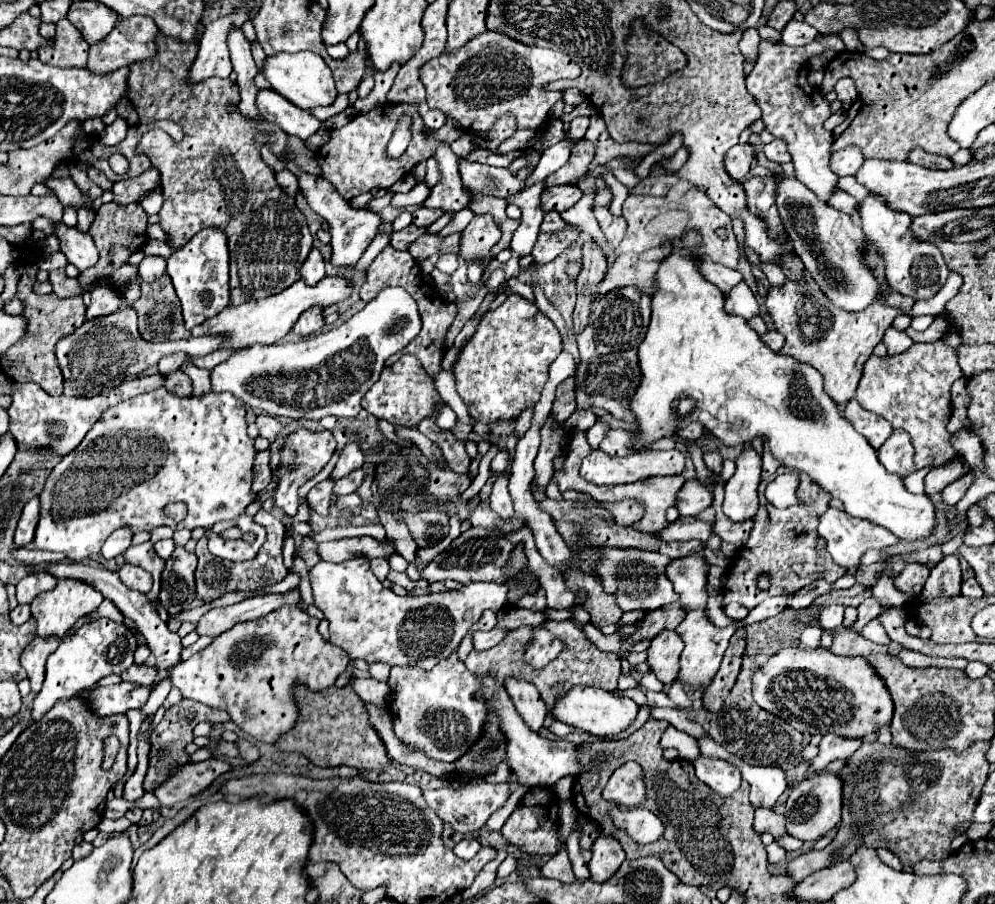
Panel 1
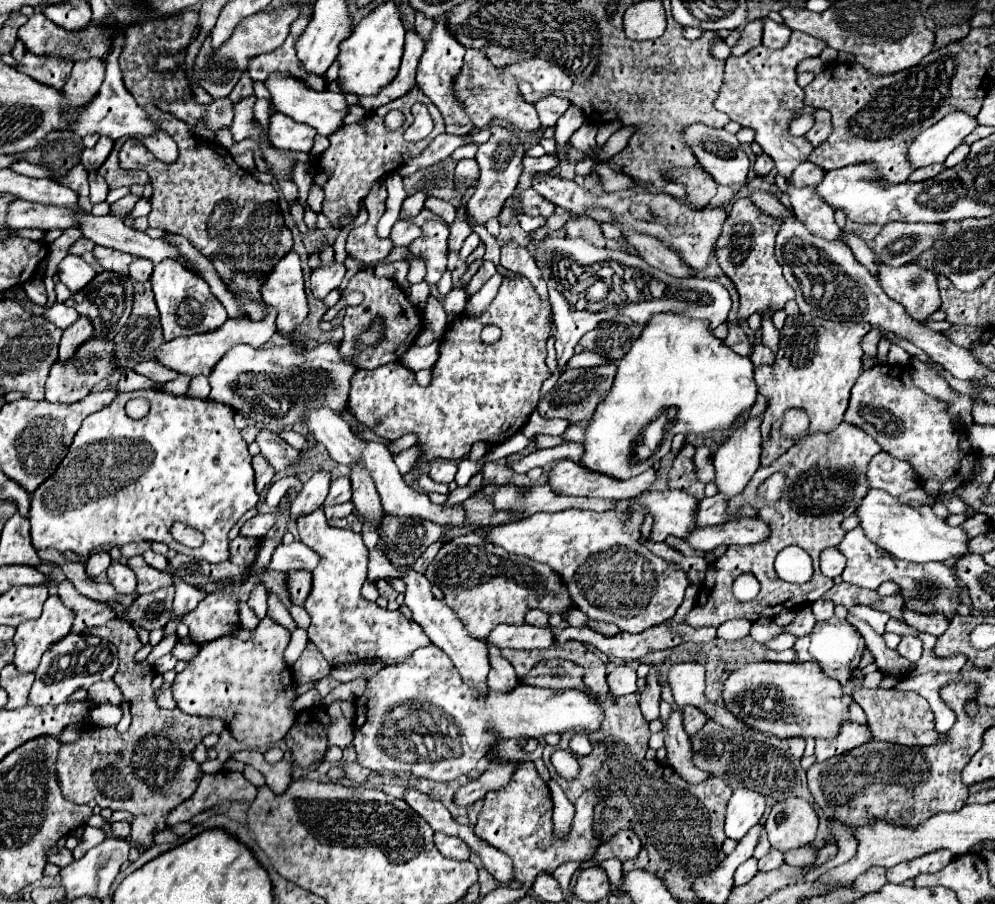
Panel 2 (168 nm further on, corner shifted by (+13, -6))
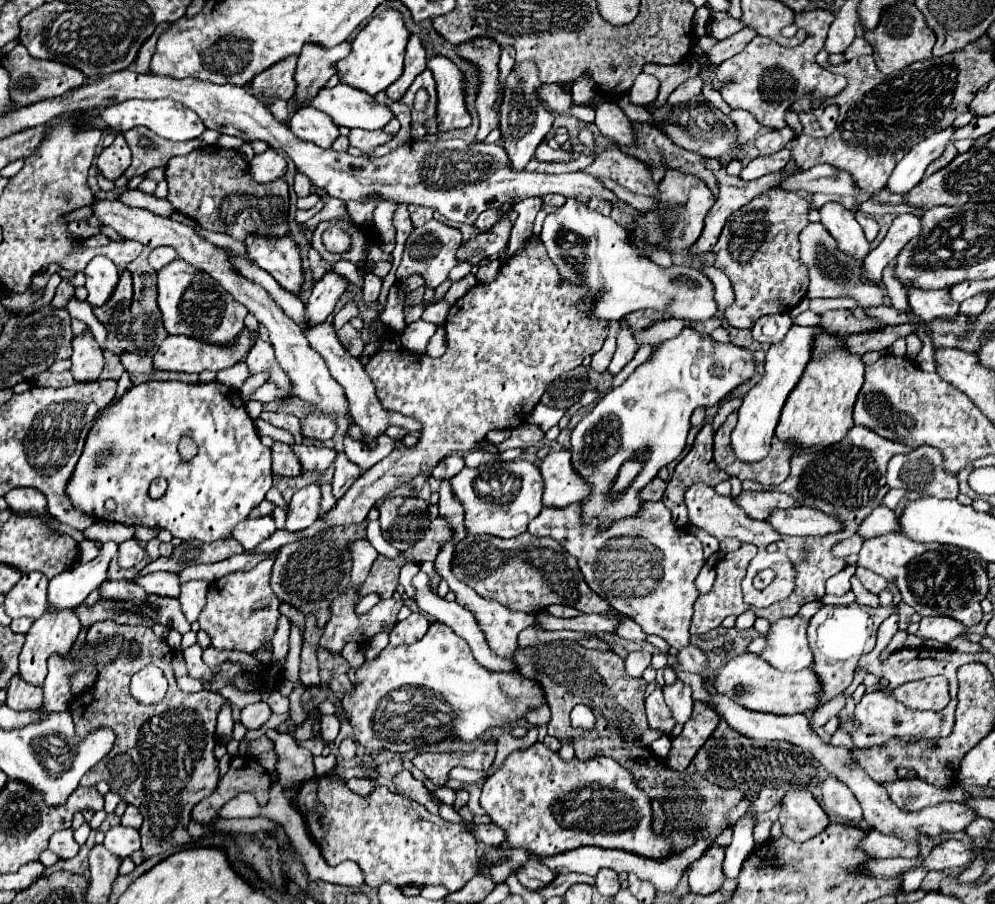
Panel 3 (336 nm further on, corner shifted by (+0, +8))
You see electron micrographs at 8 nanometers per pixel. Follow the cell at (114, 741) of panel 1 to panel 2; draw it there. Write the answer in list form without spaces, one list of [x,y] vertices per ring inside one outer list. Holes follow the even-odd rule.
[[[118,618],[108,624],[88,628],[82,634],[102,636],[112,642],[120,652],[120,666],[114,676],[118,688],[122,688],[122,704],[130,704],[132,724],[126,732],[118,732],[114,726],[88,724],[80,738],[72,744],[62,744],[56,760],[56,774],[64,798],[76,804],[88,804],[94,800],[100,808],[128,810],[134,814],[130,840],[142,848],[154,844],[154,834],[166,830],[166,816],[196,792],[202,768],[192,760],[192,752],[210,732],[222,732],[224,722],[216,718],[190,716],[180,710],[162,710],[154,700],[152,680],[156,676],[154,666],[138,662],[134,654],[142,648],[138,632]],[[144,824],[144,830],[136,832],[136,826]]]

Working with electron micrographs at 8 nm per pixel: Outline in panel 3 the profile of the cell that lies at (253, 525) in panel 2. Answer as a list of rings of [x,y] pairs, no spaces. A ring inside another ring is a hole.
[[[273,514],[259,516],[259,518],[245,518],[233,530],[233,538],[239,540],[245,550],[253,550],[257,544],[267,540],[277,530]]]

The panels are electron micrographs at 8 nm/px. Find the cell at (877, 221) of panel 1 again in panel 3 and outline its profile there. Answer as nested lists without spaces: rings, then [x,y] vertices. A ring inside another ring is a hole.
[[[917,286],[907,288],[909,306],[915,310],[915,314],[921,316],[921,320],[929,322],[933,318],[953,318],[959,312],[959,304],[951,300],[949,290],[923,290]]]

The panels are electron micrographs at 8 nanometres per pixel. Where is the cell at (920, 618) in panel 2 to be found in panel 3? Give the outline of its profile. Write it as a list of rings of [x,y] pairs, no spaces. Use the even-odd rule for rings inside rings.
[[[929,616],[929,618],[921,618],[921,626],[917,630],[917,636],[947,644],[947,642],[951,642],[953,638],[957,638],[963,632],[965,632],[965,626],[961,622],[957,622],[957,620],[953,620],[953,618]]]

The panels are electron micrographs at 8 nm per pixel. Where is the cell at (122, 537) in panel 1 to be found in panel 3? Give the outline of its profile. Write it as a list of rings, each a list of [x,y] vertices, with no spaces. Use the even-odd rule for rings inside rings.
[[[105,542],[97,558],[87,564],[73,564],[63,574],[49,580],[49,606],[77,608],[89,592],[107,580],[107,568],[117,554],[115,542]]]

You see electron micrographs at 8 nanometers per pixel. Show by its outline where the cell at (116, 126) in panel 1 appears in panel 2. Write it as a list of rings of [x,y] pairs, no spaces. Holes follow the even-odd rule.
[[[102,136],[98,140],[98,144],[92,150],[84,150],[82,152],[82,164],[88,172],[94,172],[100,168],[100,164],[104,164],[104,160],[108,158],[108,154],[112,152],[112,140],[108,136]]]

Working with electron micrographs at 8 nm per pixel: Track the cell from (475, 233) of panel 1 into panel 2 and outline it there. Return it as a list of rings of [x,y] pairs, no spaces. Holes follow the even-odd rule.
[[[492,126],[492,136],[488,142],[478,146],[478,154],[476,154],[476,162],[480,166],[480,178],[478,178],[478,186],[474,190],[474,194],[468,200],[468,214],[474,222],[478,224],[486,224],[490,218],[494,218],[504,202],[508,198],[512,198],[520,172],[522,172],[522,158],[524,158],[524,142],[510,130],[502,128],[502,126]]]

